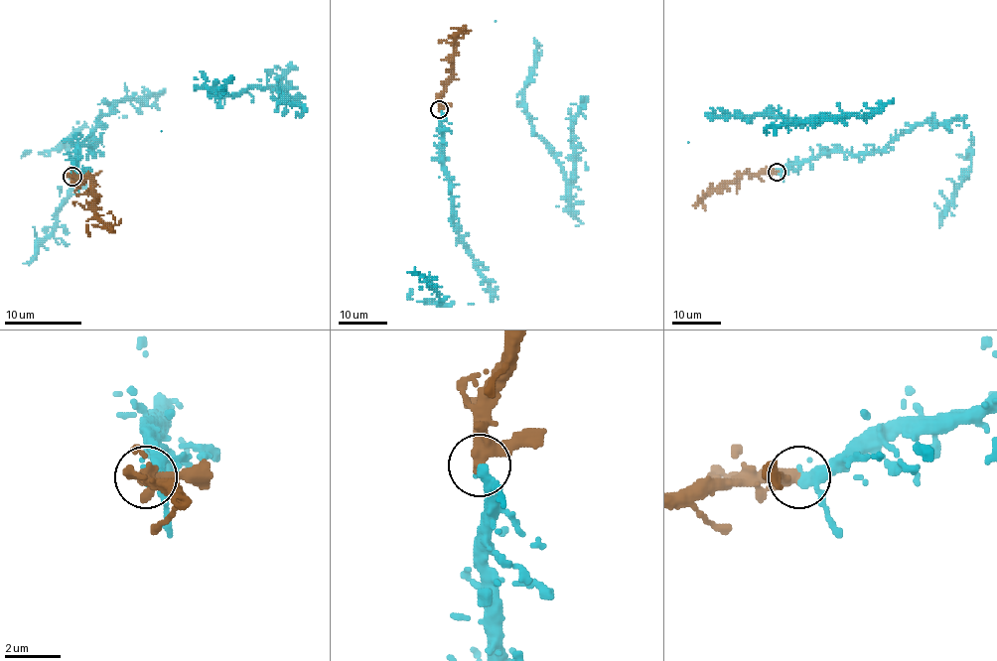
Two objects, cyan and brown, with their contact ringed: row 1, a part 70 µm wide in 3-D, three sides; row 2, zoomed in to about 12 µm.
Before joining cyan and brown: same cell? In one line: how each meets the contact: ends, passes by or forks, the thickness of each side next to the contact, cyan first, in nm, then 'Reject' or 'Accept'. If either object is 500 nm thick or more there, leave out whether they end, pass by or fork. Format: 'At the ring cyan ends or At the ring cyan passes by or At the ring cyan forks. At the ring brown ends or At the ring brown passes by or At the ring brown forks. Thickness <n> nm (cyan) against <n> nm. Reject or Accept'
At the ring cyan passes by. At the ring brown passes by. Thickness 340 nm (cyan) against 360 nm. Accept

